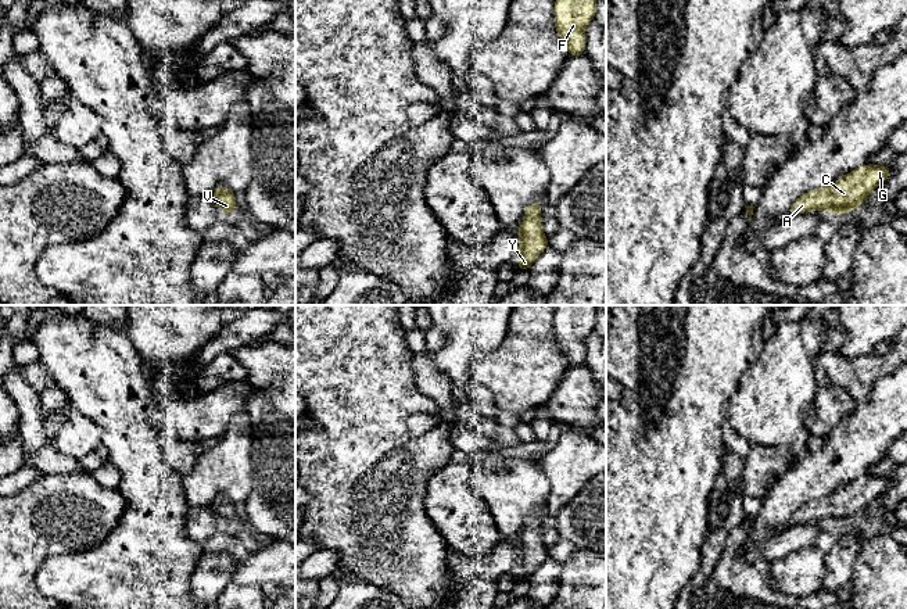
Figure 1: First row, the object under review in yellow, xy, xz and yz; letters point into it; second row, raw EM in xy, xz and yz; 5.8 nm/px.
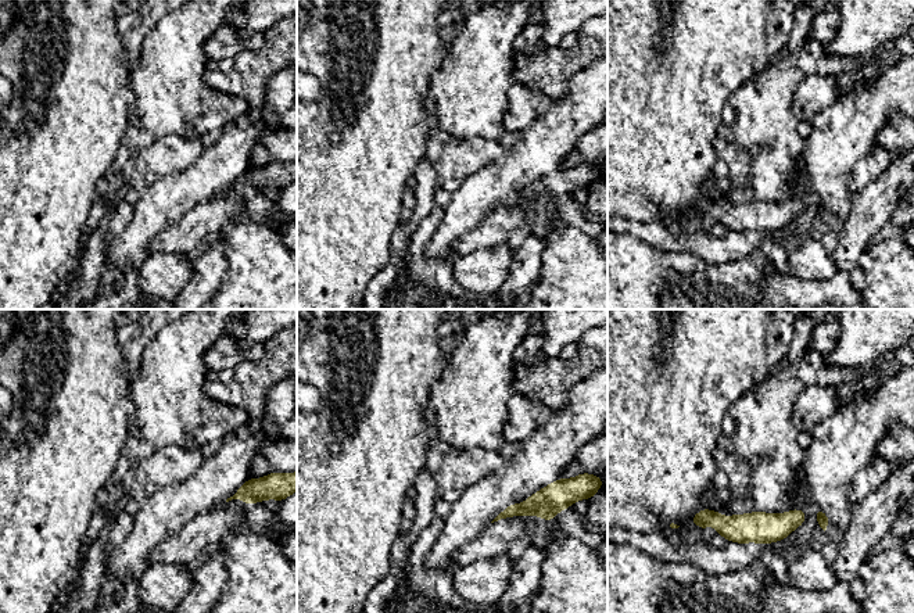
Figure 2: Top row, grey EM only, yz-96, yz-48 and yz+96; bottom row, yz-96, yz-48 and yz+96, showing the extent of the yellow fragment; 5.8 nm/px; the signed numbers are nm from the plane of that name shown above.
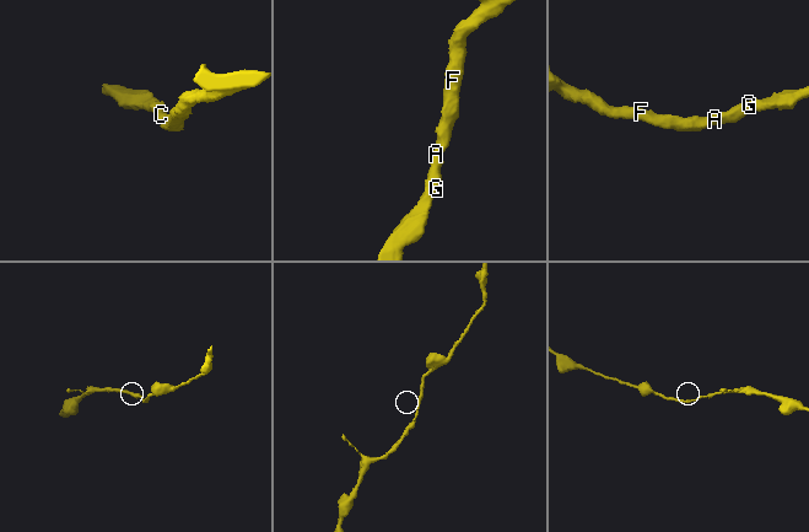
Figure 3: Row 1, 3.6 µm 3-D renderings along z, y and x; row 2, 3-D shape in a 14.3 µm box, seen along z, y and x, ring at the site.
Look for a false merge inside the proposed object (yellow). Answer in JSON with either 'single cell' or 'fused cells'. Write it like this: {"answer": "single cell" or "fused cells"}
{"answer": "single cell"}

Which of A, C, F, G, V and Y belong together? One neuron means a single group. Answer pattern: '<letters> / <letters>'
A C F G V Y

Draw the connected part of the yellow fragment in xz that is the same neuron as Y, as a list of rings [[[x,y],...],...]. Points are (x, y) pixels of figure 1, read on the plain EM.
[[[534,512],[524,520],[526,529],[517,541],[519,563],[516,573],[519,574],[520,581],[528,581],[537,567],[549,556],[548,548],[544,545],[539,531],[541,522],[542,515],[539,512]]]

